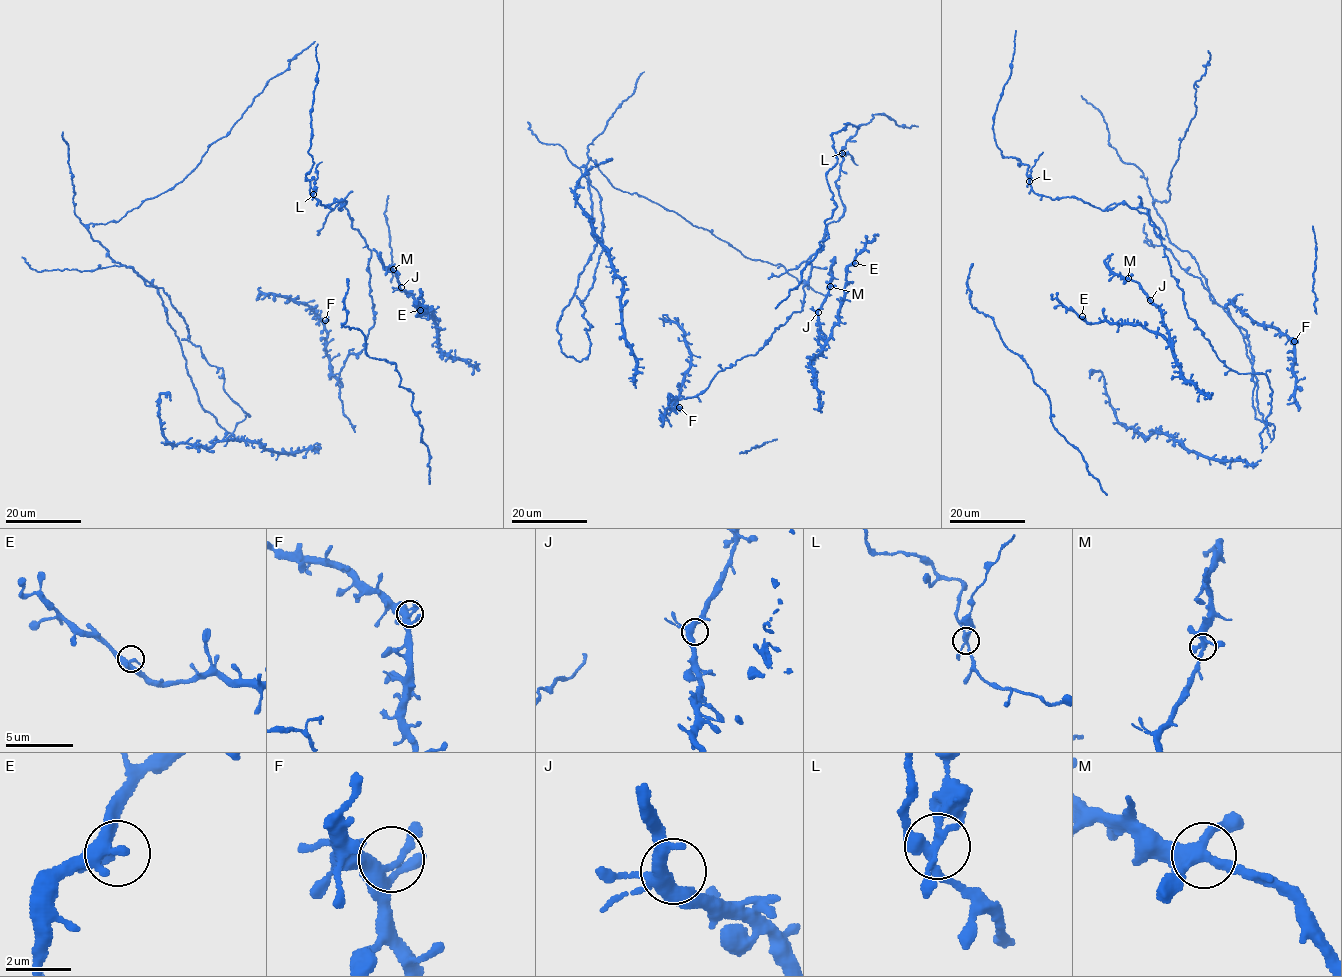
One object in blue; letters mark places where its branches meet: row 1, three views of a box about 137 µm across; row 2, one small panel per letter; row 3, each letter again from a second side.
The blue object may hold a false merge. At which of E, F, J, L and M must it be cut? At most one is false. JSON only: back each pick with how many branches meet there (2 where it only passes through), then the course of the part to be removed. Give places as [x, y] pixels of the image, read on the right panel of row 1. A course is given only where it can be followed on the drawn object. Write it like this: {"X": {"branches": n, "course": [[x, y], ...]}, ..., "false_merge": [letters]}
{"L": {"branches": 4, "course": [[1029, 181], [1031, 168], [1042, 152]]}, "false_merge": ["L"]}

